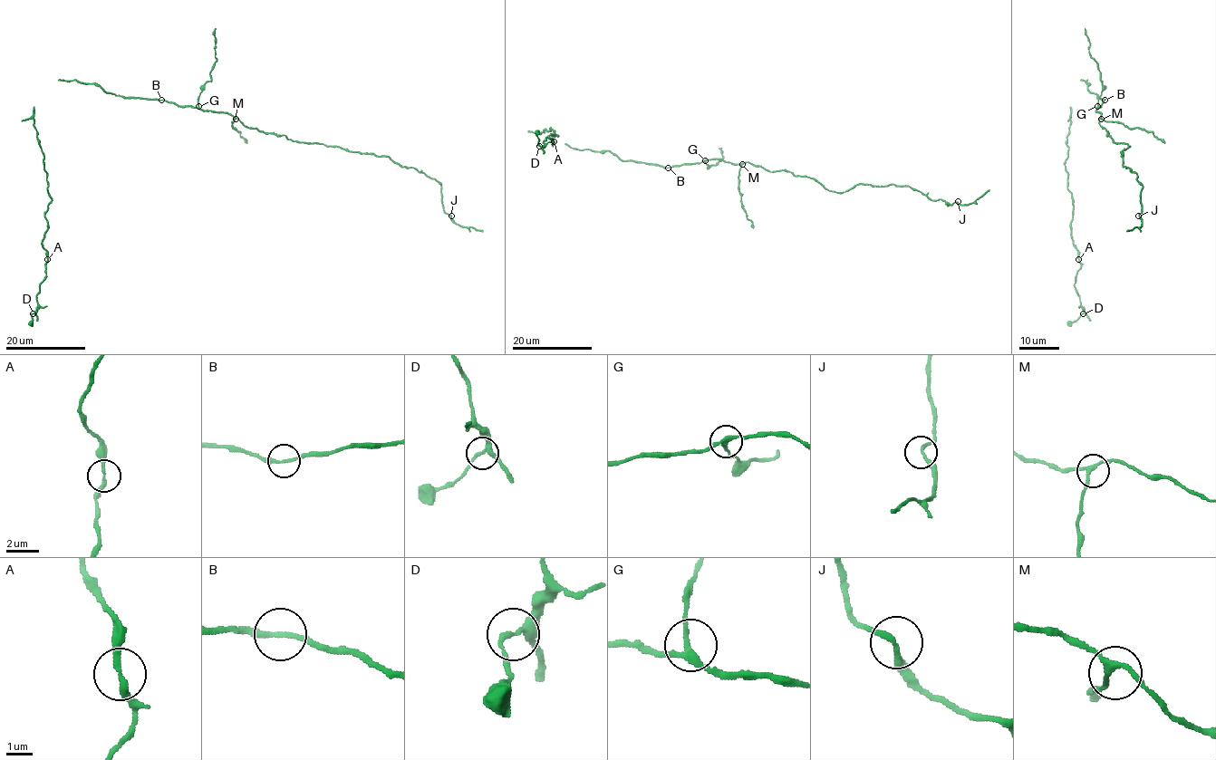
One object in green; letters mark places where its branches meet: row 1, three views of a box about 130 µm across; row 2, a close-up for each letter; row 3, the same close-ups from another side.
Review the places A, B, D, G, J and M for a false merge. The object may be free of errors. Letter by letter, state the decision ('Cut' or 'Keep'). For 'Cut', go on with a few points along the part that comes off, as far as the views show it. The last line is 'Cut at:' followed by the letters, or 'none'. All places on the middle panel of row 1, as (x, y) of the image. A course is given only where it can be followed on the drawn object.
A: Keep
B: Keep
D: Keep
G: Keep
J: Keep
M: Keep
Cut at: none

